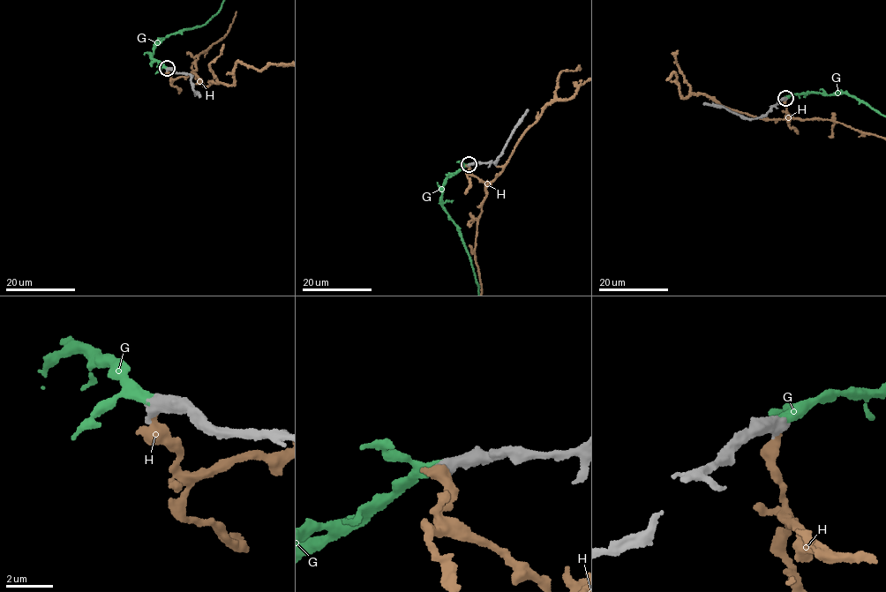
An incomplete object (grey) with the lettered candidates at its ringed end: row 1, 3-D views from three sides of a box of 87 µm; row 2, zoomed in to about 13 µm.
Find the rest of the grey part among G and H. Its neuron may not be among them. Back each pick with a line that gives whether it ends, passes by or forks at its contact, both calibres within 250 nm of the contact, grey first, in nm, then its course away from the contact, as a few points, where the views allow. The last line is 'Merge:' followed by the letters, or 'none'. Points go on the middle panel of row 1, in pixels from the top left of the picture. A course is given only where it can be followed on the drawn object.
G: It ends there. Thickness 600 nm (grey) against 460 nm
Merge: G

